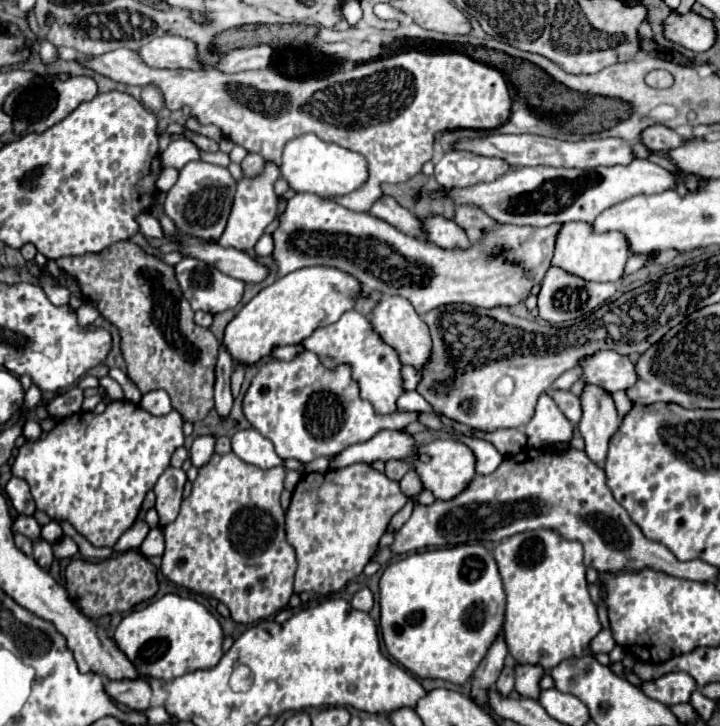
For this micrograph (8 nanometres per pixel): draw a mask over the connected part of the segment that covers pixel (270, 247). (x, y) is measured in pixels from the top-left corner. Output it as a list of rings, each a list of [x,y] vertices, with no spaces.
[[[264,234],[264,238],[260,238],[260,242],[254,246],[258,256],[270,256],[274,252],[274,238],[272,234]]]

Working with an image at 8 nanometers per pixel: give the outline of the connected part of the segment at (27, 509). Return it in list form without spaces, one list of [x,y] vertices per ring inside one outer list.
[[[10,478],[10,482],[6,484],[6,494],[8,494],[12,506],[18,510],[18,514],[24,514],[24,516],[34,514],[36,504],[34,504],[34,498],[30,494],[30,486],[24,480]]]

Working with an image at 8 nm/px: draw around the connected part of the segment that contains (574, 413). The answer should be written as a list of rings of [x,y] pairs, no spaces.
[[[548,390],[546,394],[558,404],[558,408],[566,414],[566,418],[572,424],[576,424],[580,420],[580,400],[578,400],[578,396],[574,396],[570,390]]]

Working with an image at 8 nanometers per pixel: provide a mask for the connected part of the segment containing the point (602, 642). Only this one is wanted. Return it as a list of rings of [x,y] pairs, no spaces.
[[[602,630],[602,632],[600,632],[600,634],[598,634],[594,640],[592,640],[590,650],[598,654],[598,646],[608,646],[608,650],[612,650],[612,646],[616,646],[614,636],[612,636],[612,632],[610,632],[610,630]]]

